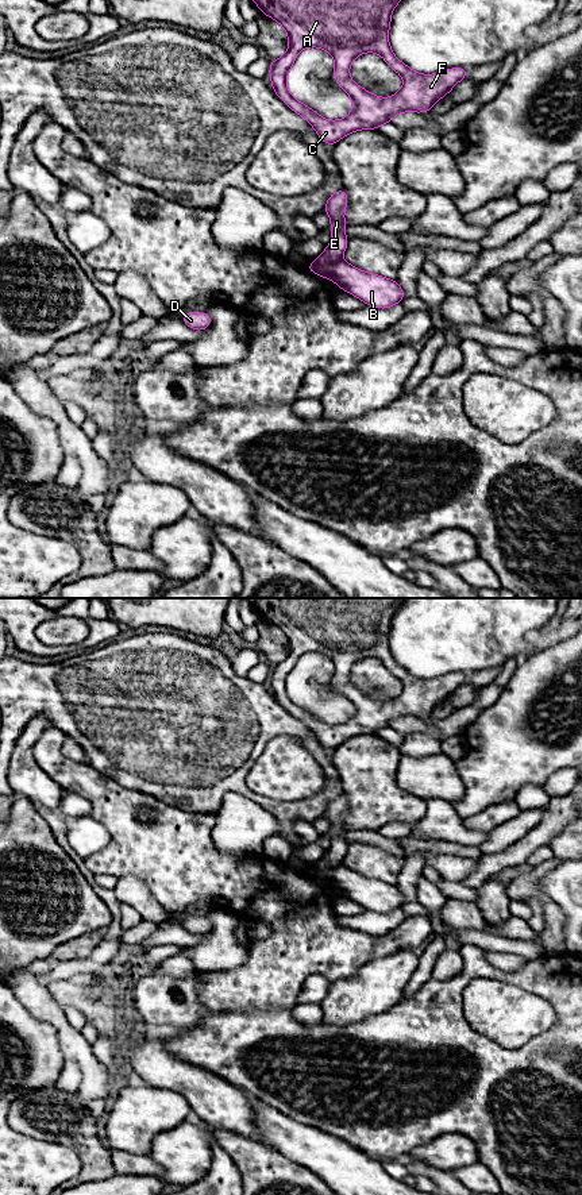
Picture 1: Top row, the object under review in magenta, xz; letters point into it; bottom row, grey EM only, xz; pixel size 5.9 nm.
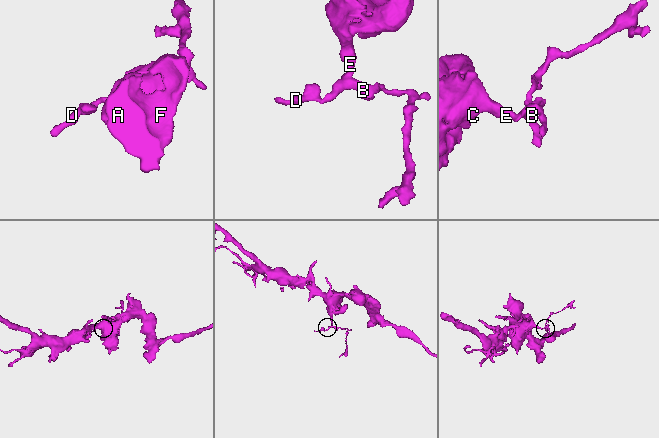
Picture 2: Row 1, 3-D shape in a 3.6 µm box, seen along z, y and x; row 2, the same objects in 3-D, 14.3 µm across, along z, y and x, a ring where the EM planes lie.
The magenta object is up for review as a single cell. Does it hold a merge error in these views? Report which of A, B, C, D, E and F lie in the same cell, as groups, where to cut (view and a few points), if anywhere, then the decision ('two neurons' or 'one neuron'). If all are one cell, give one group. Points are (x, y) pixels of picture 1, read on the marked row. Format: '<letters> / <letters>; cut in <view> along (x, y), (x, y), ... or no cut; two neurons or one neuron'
A C E F / B D; cut in xz along (339, 258), (323, 263), (313, 262); two neurons

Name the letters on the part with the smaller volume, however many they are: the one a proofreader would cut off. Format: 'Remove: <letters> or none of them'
Remove: B, D

